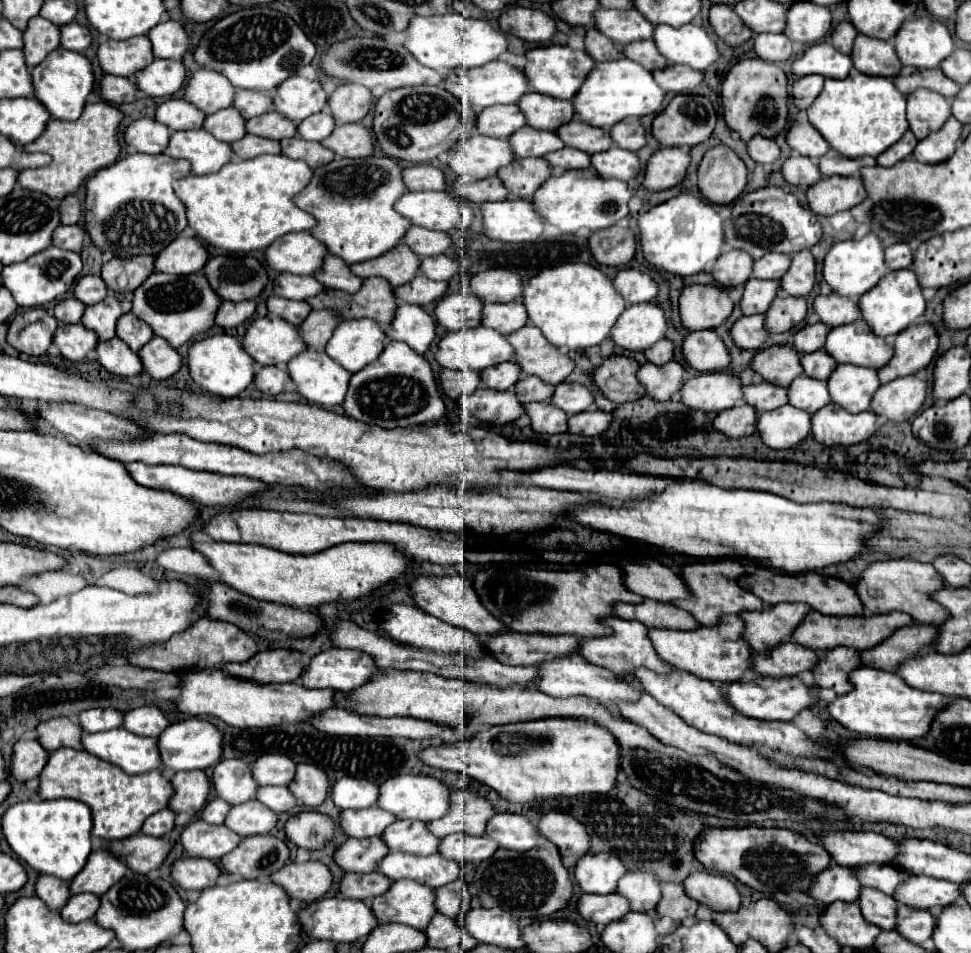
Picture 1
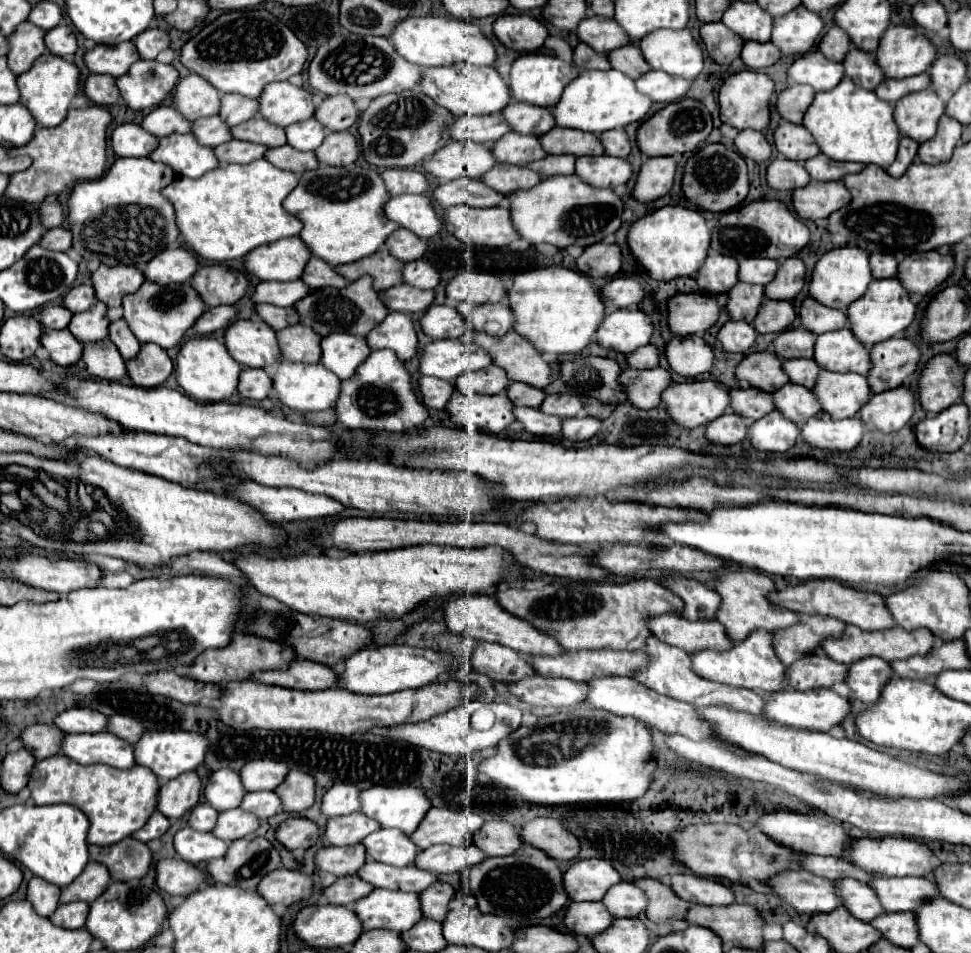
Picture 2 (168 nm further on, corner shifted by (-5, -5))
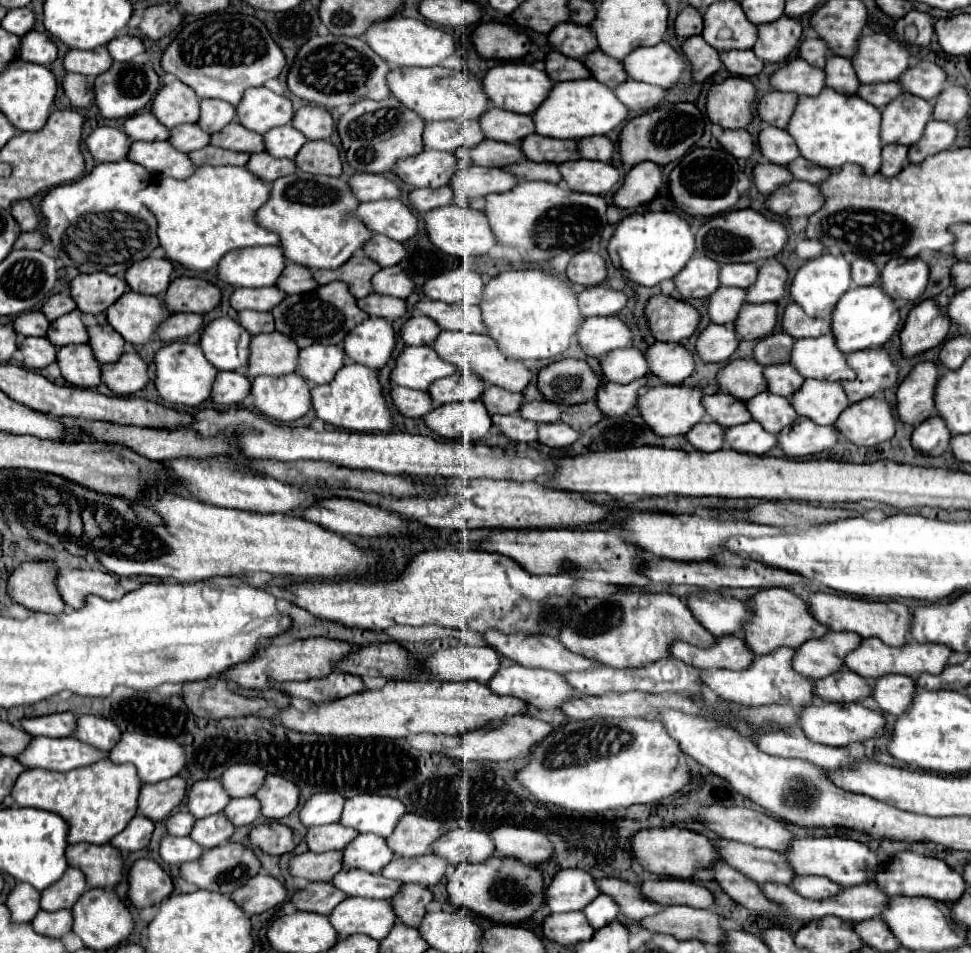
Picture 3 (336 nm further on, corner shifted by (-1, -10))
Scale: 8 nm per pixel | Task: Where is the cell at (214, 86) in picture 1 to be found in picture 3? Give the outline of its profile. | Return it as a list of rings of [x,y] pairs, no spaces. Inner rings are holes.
[[[173,79],[157,91],[153,113],[165,127],[173,129],[183,123],[195,123],[199,119],[199,103],[201,97],[189,85]]]

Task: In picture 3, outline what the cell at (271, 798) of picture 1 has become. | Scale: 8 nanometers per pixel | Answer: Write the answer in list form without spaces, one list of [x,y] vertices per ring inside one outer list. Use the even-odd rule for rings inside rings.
[[[243,797],[243,799],[231,799],[231,803],[223,811],[235,827],[251,825],[261,817],[261,803],[257,797]]]

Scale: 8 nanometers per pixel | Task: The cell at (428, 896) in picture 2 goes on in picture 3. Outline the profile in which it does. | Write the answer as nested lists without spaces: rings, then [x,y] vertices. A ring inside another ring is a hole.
[[[405,885],[403,891],[399,891],[399,895],[395,895],[393,907],[397,917],[409,925],[409,927],[419,927],[425,913],[427,913],[427,905],[433,901],[433,893],[427,887],[421,885]]]

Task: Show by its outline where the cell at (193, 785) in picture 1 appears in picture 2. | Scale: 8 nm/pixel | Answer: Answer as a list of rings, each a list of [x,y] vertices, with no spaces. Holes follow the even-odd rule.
[[[197,772],[181,774],[179,778],[173,778],[159,788],[157,810],[167,818],[181,818],[199,802],[199,794],[201,778]]]

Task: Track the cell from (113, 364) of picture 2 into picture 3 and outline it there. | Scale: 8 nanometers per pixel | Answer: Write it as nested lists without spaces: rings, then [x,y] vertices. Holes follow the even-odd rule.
[[[65,345],[59,349],[57,365],[65,381],[77,387],[97,387],[101,383],[101,363],[89,345]]]

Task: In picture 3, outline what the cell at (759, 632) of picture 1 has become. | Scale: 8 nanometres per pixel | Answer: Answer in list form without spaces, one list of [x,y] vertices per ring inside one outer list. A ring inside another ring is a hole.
[[[827,631],[819,639],[809,639],[795,649],[793,669],[807,677],[819,679],[827,677],[843,667],[843,655],[859,645],[859,635],[849,631]]]

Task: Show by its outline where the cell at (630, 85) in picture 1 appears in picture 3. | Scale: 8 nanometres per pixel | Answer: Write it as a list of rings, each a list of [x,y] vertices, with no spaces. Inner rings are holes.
[[[595,77],[577,79],[577,81],[561,81],[555,83],[551,95],[539,105],[539,111],[531,115],[535,123],[535,133],[555,139],[583,139],[593,135],[607,135],[611,129],[621,125],[627,119],[627,107],[615,99],[615,93],[597,81]]]

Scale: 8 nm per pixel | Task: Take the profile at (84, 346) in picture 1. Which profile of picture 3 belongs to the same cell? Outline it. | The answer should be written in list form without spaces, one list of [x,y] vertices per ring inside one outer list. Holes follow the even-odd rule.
[[[23,337],[19,341],[19,351],[25,357],[27,369],[45,369],[57,361],[57,347],[47,341],[47,337]]]

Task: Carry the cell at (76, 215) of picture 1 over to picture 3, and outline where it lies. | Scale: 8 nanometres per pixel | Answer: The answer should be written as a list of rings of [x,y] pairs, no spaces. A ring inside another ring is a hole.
[[[23,199],[23,201],[17,201],[11,211],[15,213],[15,219],[21,227],[21,231],[35,231],[39,227],[39,215],[37,211],[33,209],[33,203],[29,199]]]

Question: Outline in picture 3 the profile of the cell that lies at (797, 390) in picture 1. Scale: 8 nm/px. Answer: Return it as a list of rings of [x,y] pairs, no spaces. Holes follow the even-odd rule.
[[[765,391],[763,395],[755,395],[755,399],[747,401],[747,409],[751,411],[755,421],[763,423],[763,427],[775,435],[783,427],[789,427],[791,423],[795,423],[795,419],[799,417],[787,397],[773,395],[771,391]]]

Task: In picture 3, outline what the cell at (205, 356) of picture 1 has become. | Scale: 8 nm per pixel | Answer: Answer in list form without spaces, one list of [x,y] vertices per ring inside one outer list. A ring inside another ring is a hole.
[[[169,343],[159,349],[155,355],[155,387],[163,401],[185,405],[185,407],[197,407],[211,399],[211,387],[217,377],[217,369],[207,363],[207,357],[203,355],[203,349],[199,344]]]

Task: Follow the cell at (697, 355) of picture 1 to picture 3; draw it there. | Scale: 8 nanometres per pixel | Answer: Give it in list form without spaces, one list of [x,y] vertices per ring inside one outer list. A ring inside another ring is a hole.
[[[655,343],[645,355],[651,373],[669,385],[683,383],[695,371],[693,353],[681,343]]]

